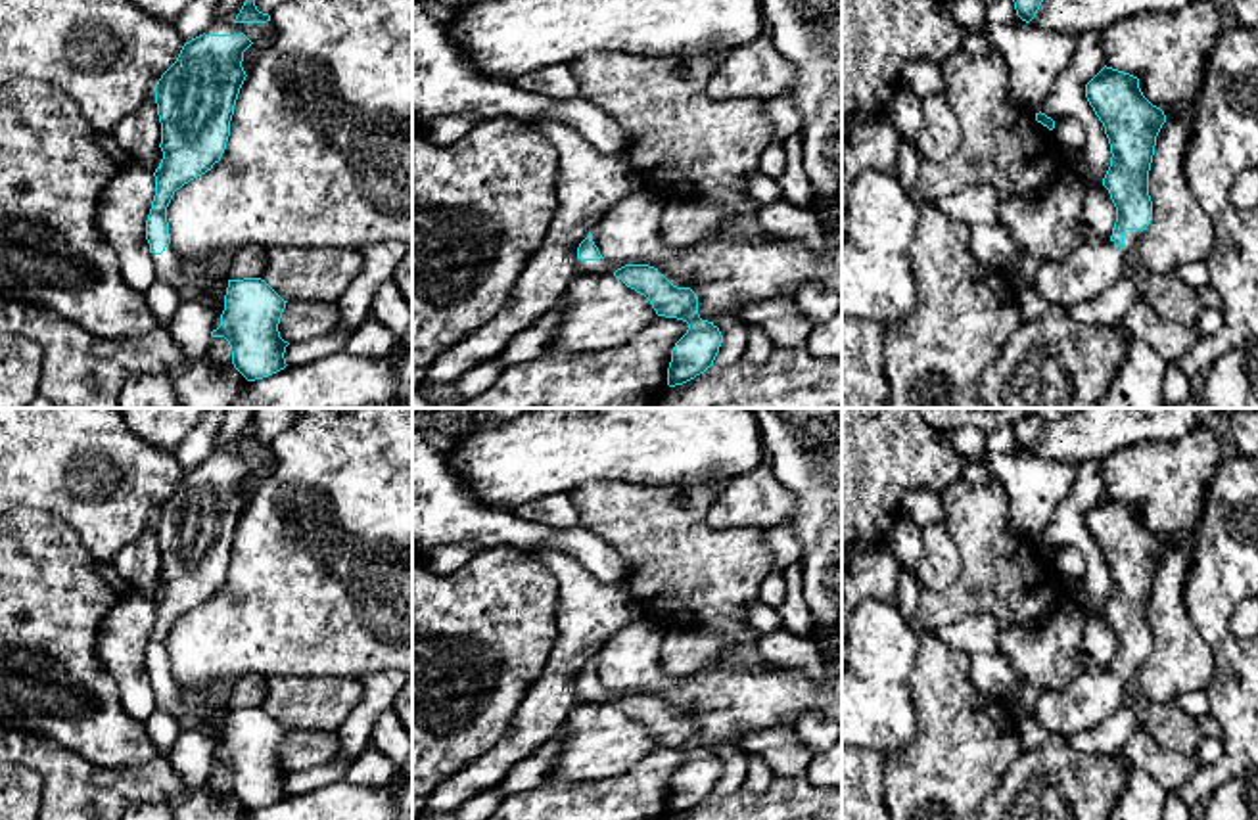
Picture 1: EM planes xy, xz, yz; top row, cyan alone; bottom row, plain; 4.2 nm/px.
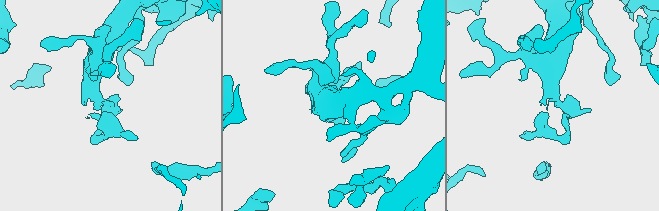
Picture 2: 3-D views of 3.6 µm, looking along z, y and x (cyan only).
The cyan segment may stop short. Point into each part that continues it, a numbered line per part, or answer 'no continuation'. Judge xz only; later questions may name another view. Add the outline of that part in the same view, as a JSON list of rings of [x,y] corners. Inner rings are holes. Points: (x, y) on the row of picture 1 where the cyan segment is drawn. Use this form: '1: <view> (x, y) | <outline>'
1: xz (585, 267) | [[[577,259],[577,268],[579,268],[579,274],[591,274],[591,276],[614,274],[614,270],[606,259],[600,259],[600,261]]]

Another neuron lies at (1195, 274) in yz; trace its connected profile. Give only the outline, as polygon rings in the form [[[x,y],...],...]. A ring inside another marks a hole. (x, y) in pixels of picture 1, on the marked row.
[[[1187,262],[1177,266],[1172,274],[1195,289],[1210,284],[1206,262]]]

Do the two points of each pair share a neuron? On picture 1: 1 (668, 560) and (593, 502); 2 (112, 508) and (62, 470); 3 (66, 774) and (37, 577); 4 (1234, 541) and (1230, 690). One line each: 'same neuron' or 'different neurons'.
1: same neuron
2: same neuron
3: different neurons
4: same neuron

